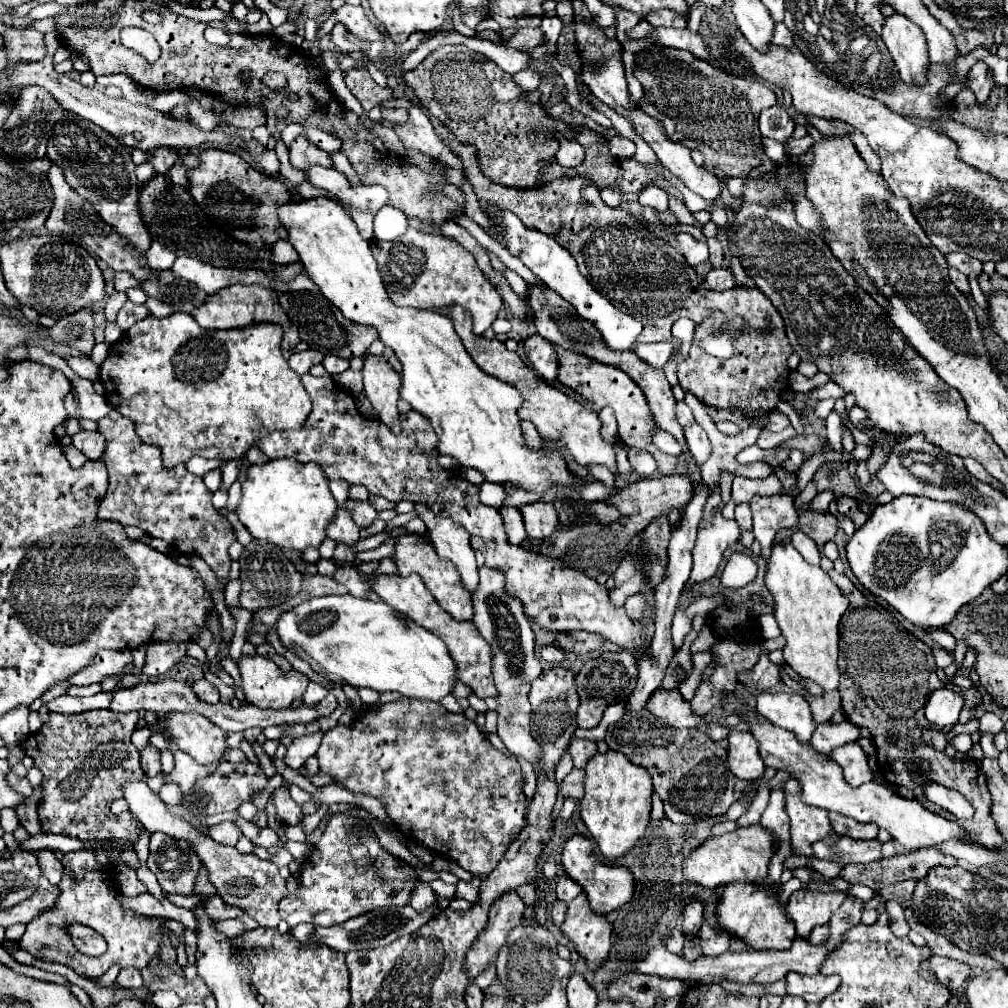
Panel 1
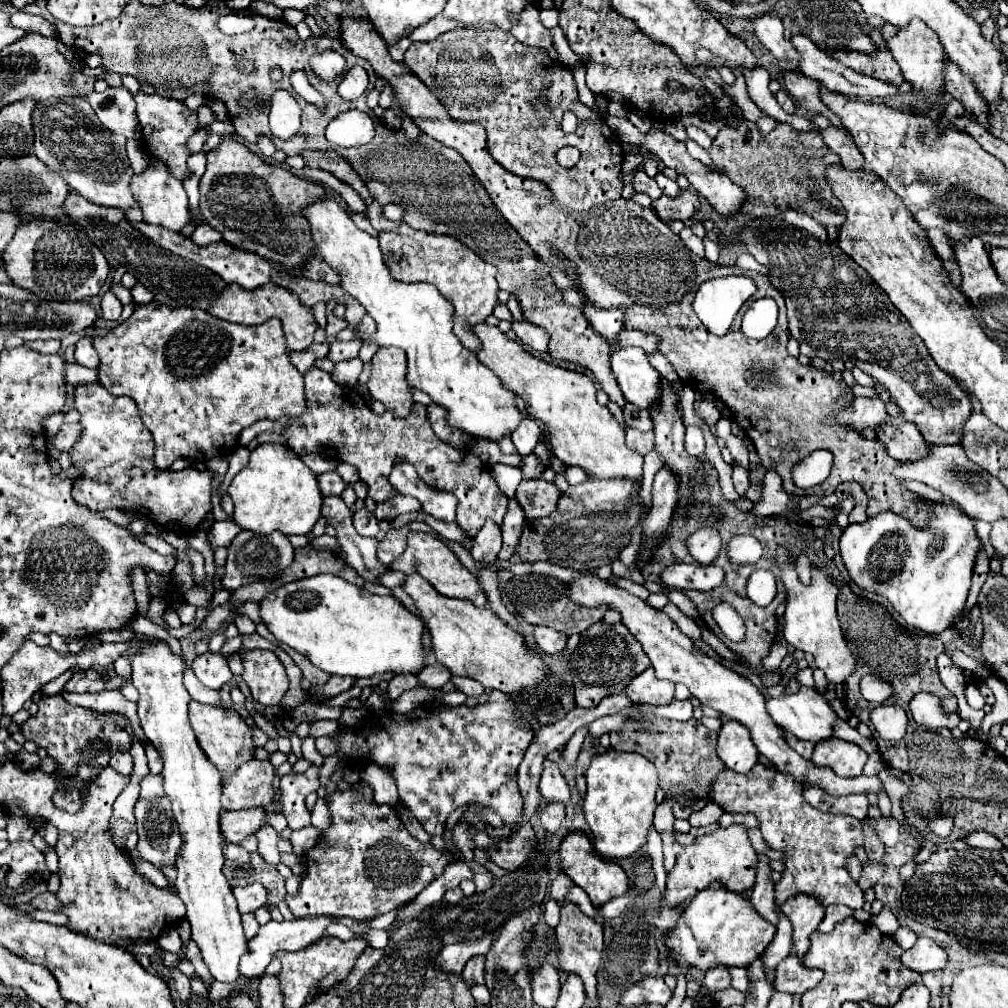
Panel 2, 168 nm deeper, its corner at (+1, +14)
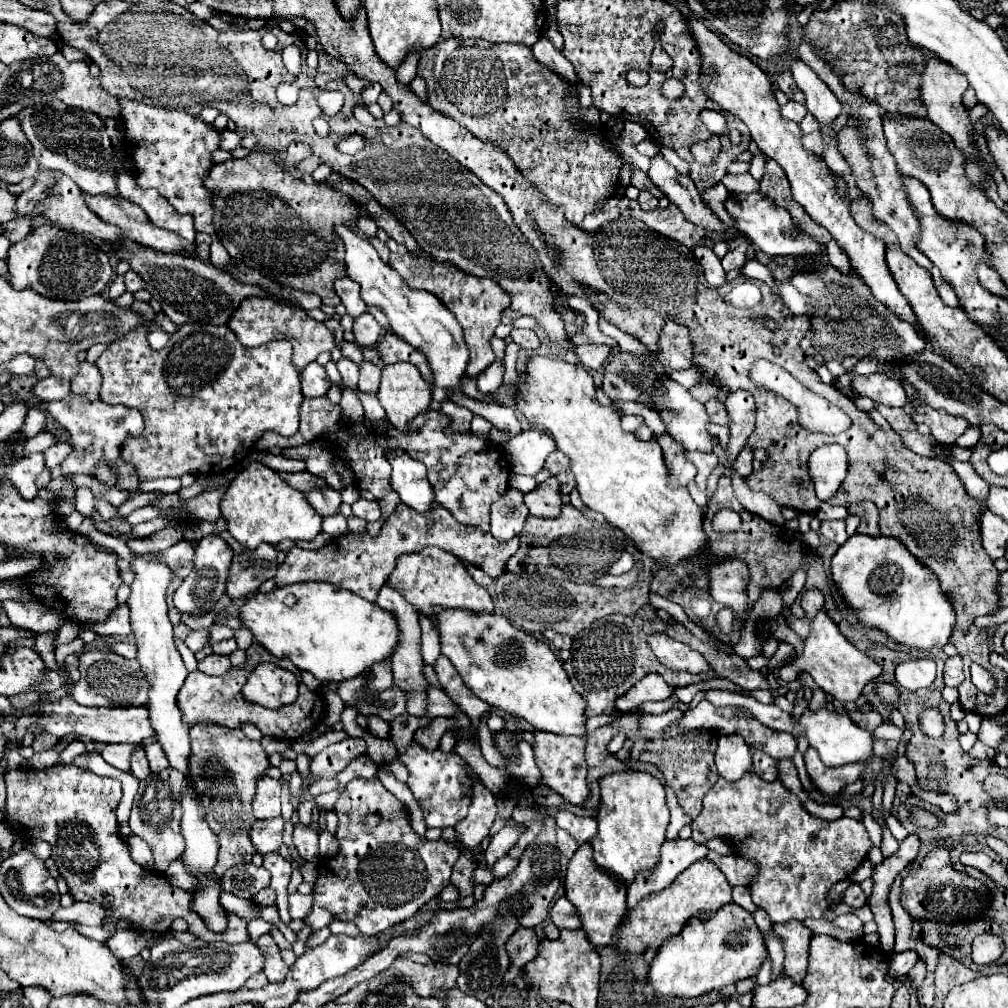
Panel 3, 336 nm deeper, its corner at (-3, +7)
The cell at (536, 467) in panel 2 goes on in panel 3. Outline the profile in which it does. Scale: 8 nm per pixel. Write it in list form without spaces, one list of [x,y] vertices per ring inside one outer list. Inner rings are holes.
[[[556,451],[554,455],[548,457],[546,461],[546,469],[550,469],[554,475],[560,475],[560,473],[566,473],[568,471],[568,457],[560,451]]]

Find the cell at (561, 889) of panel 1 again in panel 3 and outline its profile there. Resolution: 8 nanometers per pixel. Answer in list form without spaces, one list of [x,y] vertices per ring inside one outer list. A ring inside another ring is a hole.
[[[560,897],[552,903],[552,909],[550,909],[550,921],[558,927],[558,929],[580,929],[580,917],[574,909],[574,905],[566,899],[566,897]]]

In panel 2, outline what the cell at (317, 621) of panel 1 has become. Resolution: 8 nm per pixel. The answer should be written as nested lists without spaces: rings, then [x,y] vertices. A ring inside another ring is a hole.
[[[318,574],[304,578],[300,582],[290,582],[270,592],[260,602],[262,622],[268,630],[286,646],[308,656],[308,660],[328,674],[352,676],[352,678],[370,678],[376,674],[420,674],[426,668],[426,648],[422,644],[424,622],[412,614],[402,602],[392,596],[376,596],[366,592],[356,584],[348,584],[340,576]]]

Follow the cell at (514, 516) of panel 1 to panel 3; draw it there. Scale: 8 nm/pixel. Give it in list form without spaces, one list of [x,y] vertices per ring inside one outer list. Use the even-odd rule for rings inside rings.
[[[400,503],[400,509],[396,509],[396,513],[392,513],[392,517],[384,523],[378,537],[370,537],[368,533],[362,533],[360,539],[356,539],[348,533],[348,535],[330,539],[318,551],[304,551],[296,547],[290,549],[276,573],[276,583],[278,587],[282,587],[298,581],[328,581],[340,589],[346,589],[368,601],[374,601],[384,581],[392,573],[396,559],[406,553],[418,553],[422,547],[428,547],[428,545],[454,553],[456,557],[472,563],[474,567],[480,567],[484,573],[496,579],[504,573],[506,559],[512,553],[516,553],[518,537],[513,537],[506,544],[493,543],[490,532],[456,521],[456,517],[452,517],[452,513],[448,513],[448,509],[444,509],[438,503],[436,503],[436,509],[430,509],[426,513],[418,513],[414,509],[408,509],[408,505]]]

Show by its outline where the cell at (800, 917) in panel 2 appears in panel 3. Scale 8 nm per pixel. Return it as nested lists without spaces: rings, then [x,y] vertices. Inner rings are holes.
[[[800,921],[774,925],[774,933],[782,939],[784,945],[784,975],[792,977],[792,981],[802,983],[802,979],[806,977],[808,945],[812,933]]]

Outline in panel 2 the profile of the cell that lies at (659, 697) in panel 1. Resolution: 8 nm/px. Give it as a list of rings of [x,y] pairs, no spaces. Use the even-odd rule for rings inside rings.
[[[648,668],[648,670],[644,670],[644,674],[636,676],[628,684],[626,692],[634,704],[666,706],[674,700],[674,684],[668,680],[658,680],[652,668]]]

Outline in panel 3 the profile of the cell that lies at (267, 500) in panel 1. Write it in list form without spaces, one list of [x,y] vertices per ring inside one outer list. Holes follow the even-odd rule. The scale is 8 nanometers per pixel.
[[[252,461],[250,465],[246,465],[236,479],[228,485],[222,501],[220,501],[220,511],[226,519],[226,529],[232,533],[232,537],[244,545],[246,549],[256,549],[260,543],[270,543],[270,545],[278,545],[282,539],[302,539],[302,541],[312,541],[320,531],[322,531],[322,517],[308,505],[306,497],[302,491],[292,489],[288,483],[284,483],[278,473],[270,467],[266,467],[260,461]]]

